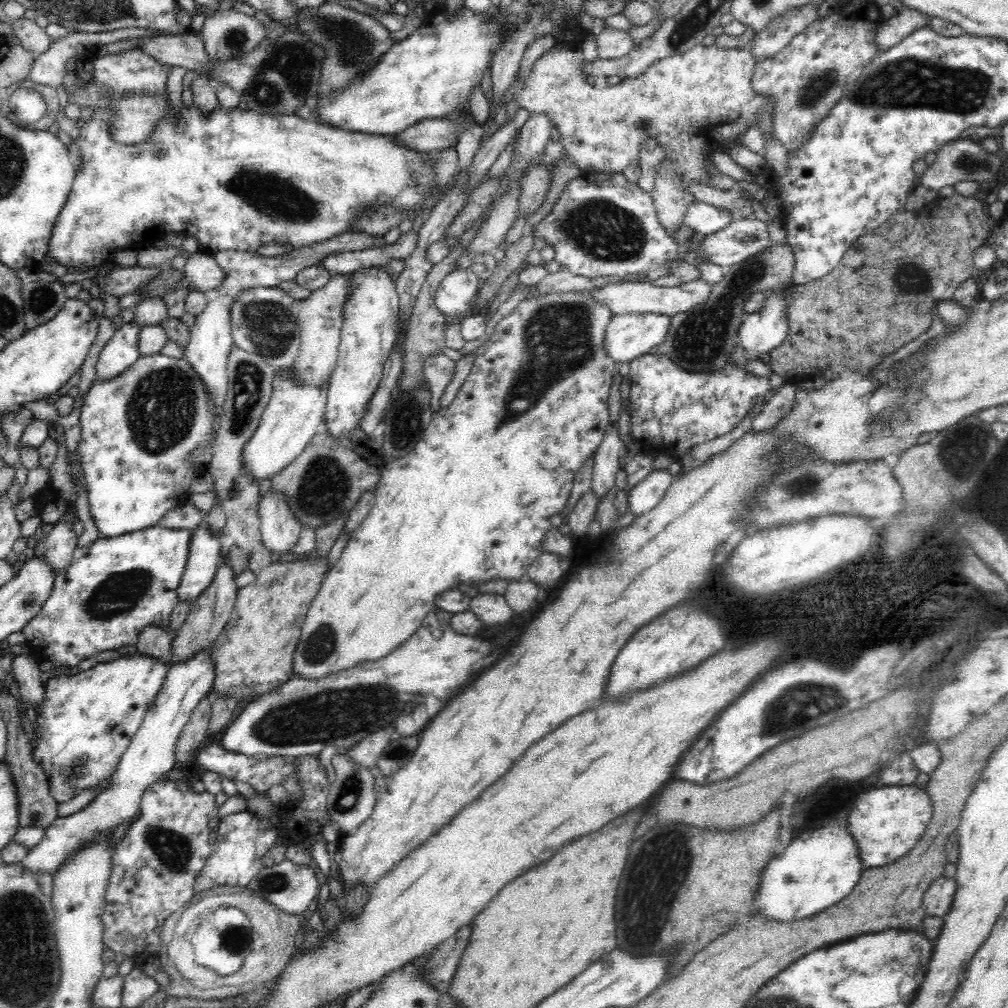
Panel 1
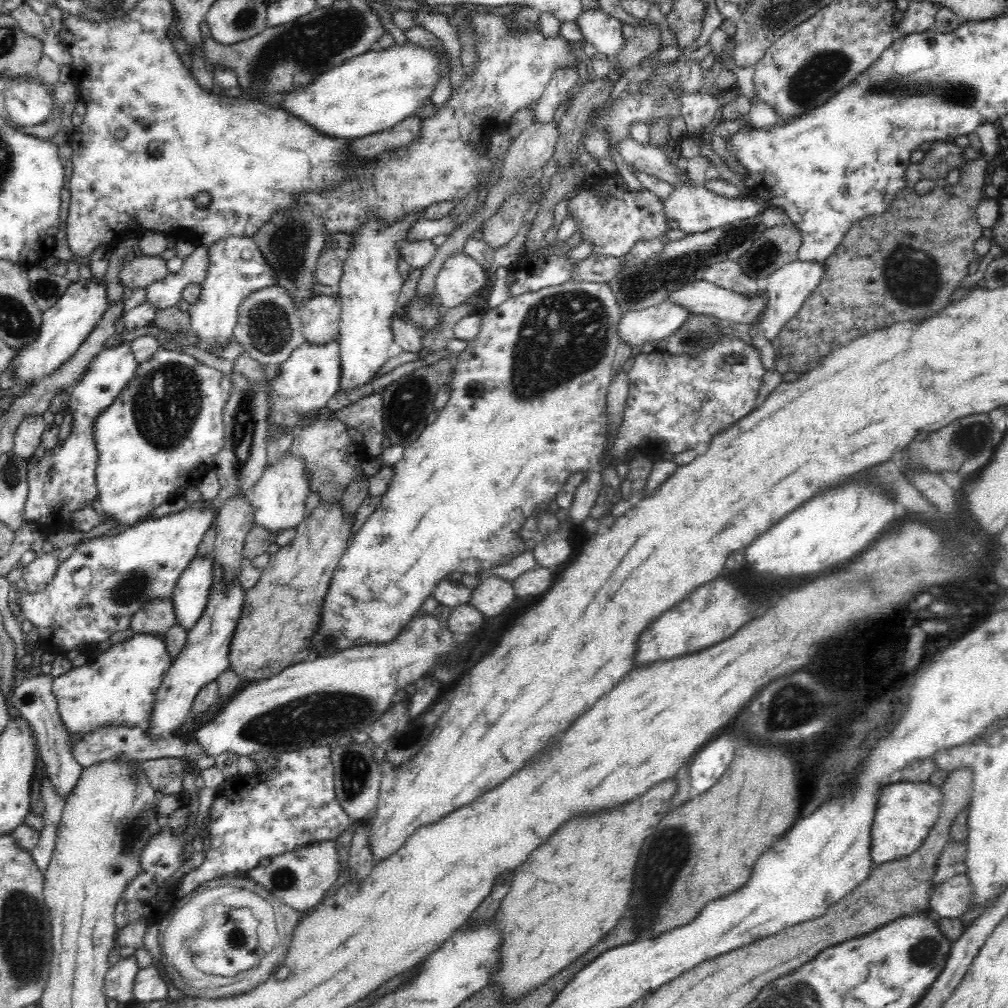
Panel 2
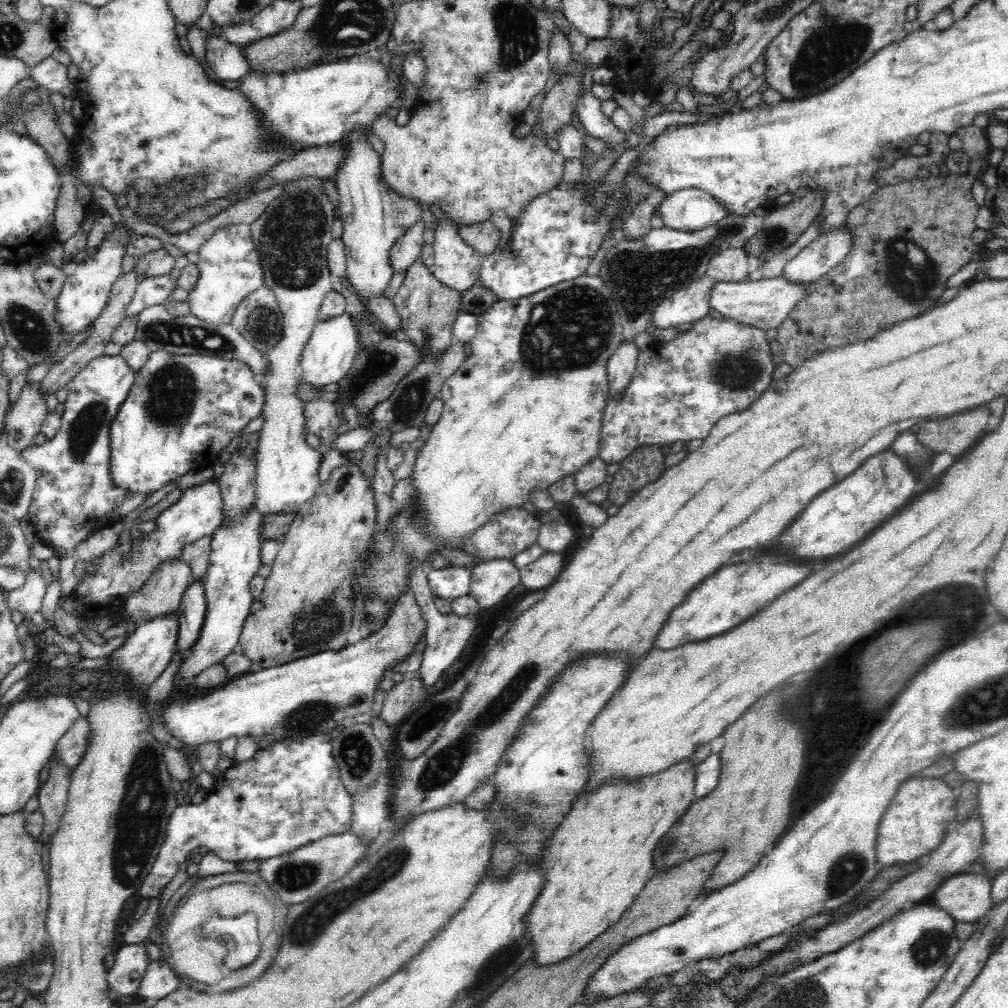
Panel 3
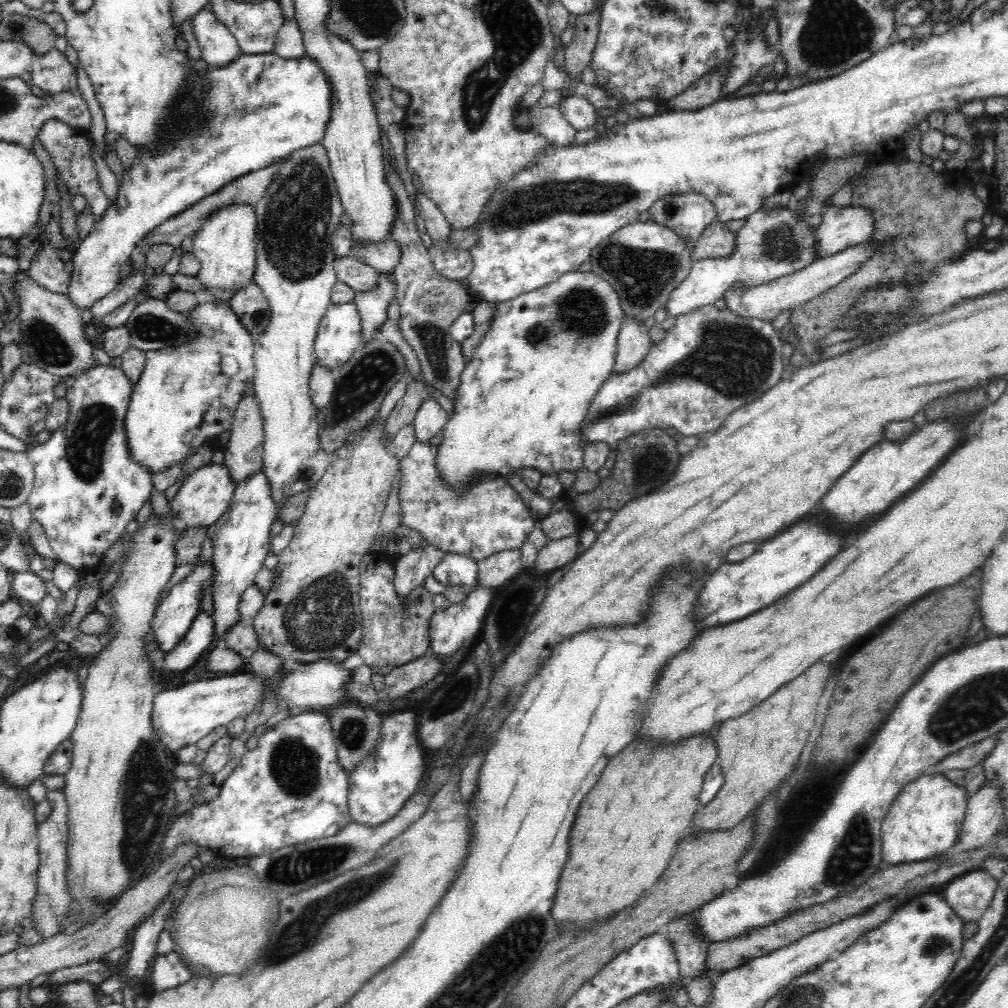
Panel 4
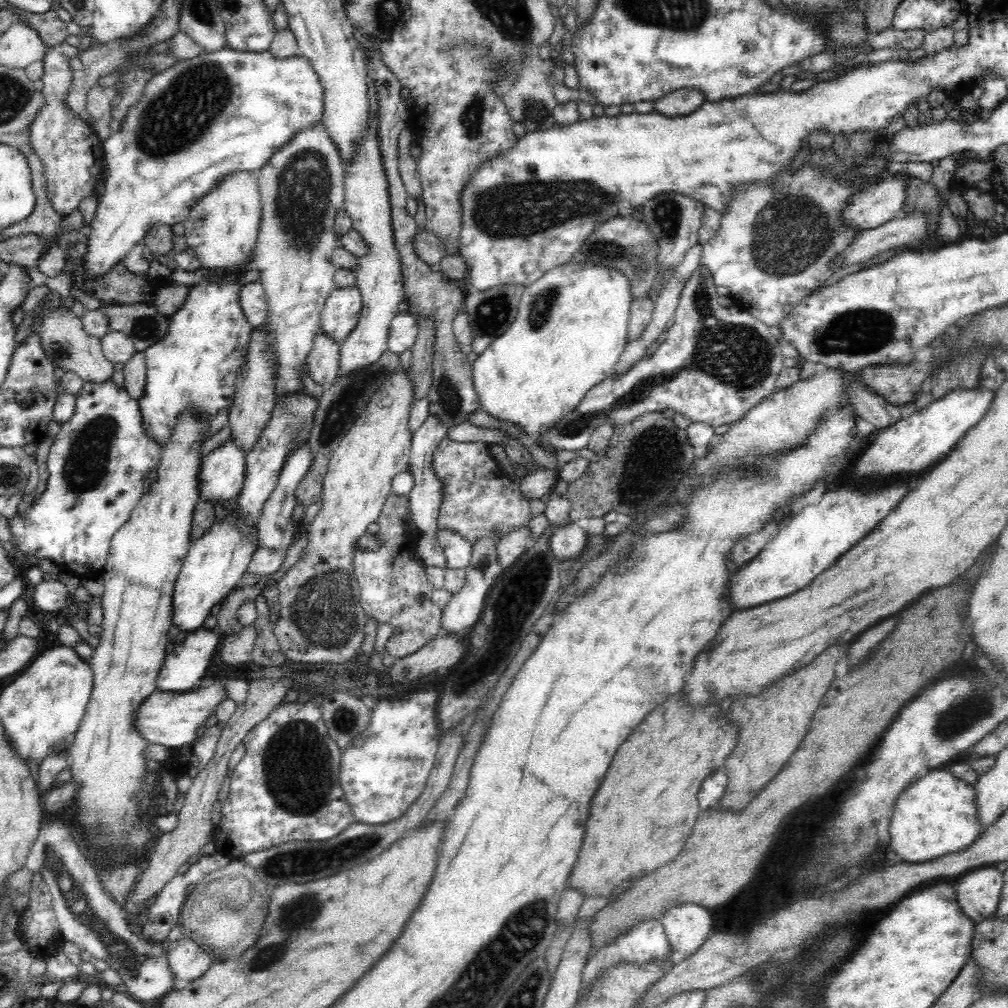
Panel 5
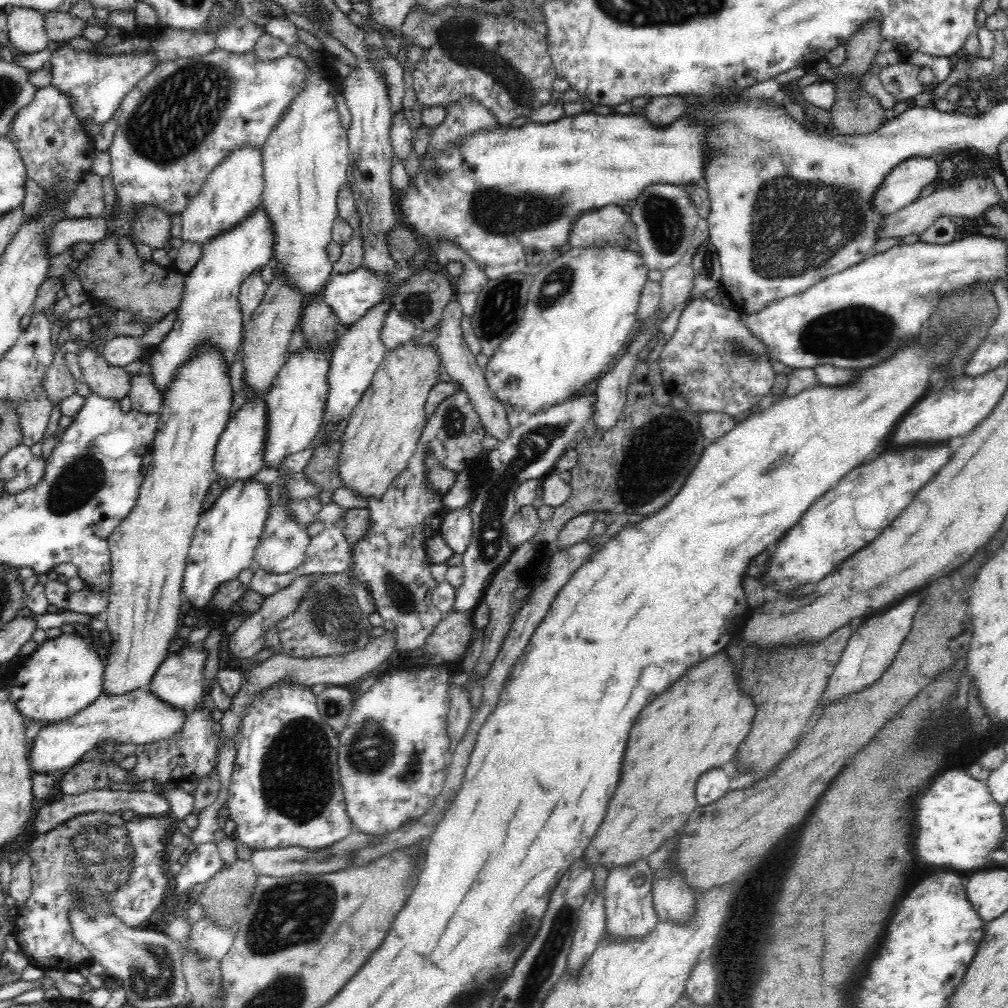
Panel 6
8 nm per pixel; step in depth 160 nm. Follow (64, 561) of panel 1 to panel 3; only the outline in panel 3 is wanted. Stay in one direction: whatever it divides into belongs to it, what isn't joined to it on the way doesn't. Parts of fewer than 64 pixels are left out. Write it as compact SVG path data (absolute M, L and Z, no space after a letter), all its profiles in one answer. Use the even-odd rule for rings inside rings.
M29 567L25 572L25 584L7 593L5 603L9 610L22 614L38 612L47 590L47 582L41 570Z

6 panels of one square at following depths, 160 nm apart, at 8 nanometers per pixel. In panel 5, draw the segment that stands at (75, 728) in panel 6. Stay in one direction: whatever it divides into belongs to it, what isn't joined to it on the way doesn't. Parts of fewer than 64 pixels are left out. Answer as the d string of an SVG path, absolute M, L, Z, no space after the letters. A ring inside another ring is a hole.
M220 682L184 693L156 690L146 698L145 702L142 702L140 710L135 714L135 727L149 744L162 744L168 750L182 748L196 740L198 728L202 724L213 724L216 709L228 698L230 695L226 693Z

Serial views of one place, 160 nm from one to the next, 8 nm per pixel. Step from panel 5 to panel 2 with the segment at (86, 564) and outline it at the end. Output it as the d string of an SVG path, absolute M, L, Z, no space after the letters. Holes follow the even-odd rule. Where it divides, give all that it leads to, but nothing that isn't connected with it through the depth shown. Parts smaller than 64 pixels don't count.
M131 342L102 350L89 365L82 381L70 392L69 408L72 413L71 435L60 447L57 445L46 452L42 460L27 459L28 496L24 504L25 522L39 525L47 532L71 528L70 516L88 506L98 496L96 489L96 443L92 435L94 418L122 392L132 380L138 366Z

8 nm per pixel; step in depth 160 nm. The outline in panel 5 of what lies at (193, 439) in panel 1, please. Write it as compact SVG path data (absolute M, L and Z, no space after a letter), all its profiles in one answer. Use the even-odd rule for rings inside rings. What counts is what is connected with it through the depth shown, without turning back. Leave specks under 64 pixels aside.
M216 279L209 283L200 283L189 289L188 296L180 310L170 316L168 334L144 350L146 362L146 382L144 390L137 399L142 415L142 429L148 440L158 443L160 452L169 443L177 420L186 413L192 413L194 419L210 422L223 408L229 410L235 393L235 382L241 366L248 356L253 326L246 320L238 304L240 283Z

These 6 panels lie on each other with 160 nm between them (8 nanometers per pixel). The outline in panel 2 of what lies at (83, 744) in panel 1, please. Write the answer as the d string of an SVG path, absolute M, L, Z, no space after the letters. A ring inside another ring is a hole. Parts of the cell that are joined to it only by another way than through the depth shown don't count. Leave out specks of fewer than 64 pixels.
M135 634L135 636L132 636L130 640L118 643L117 645L112 645L104 653L95 655L94 660L88 660L85 665L72 668L66 674L62 674L54 678L52 685L53 696L57 701L57 710L60 715L60 721L62 721L64 729L66 729L66 733L68 733L68 745L70 745L70 748L73 748L73 746L71 746L71 740L76 735L87 735L88 733L93 733L94 731L98 731L104 727L136 728L139 727L142 722L145 722L149 718L149 713L152 711L159 686L164 680L164 675L168 672L172 662L173 659L170 658L170 655L166 652L165 640L161 640L161 638L157 638L156 636L149 636L148 634Z

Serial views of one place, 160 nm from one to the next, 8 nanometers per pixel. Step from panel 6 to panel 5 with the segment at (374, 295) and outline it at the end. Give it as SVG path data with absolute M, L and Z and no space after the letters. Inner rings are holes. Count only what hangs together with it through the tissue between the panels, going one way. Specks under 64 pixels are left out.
M358 287L334 289L319 318L319 332L340 346L357 325L362 308Z

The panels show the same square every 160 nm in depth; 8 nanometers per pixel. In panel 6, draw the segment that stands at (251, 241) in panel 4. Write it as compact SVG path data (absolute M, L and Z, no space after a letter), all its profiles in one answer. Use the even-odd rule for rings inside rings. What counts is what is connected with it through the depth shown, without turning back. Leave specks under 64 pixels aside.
M244 146L232 152L204 181L202 190L188 202L182 216L182 237L184 242L205 245L215 236L240 226L256 210L260 210L263 197L264 177L262 156L259 150Z

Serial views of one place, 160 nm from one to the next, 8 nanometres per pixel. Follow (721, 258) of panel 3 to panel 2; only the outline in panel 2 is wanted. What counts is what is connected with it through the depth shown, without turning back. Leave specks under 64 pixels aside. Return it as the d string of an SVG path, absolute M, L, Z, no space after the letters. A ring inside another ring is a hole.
M725 260L712 264L706 268L702 278L720 288L736 291L746 297L755 297L761 292L756 281L740 269L737 261Z

